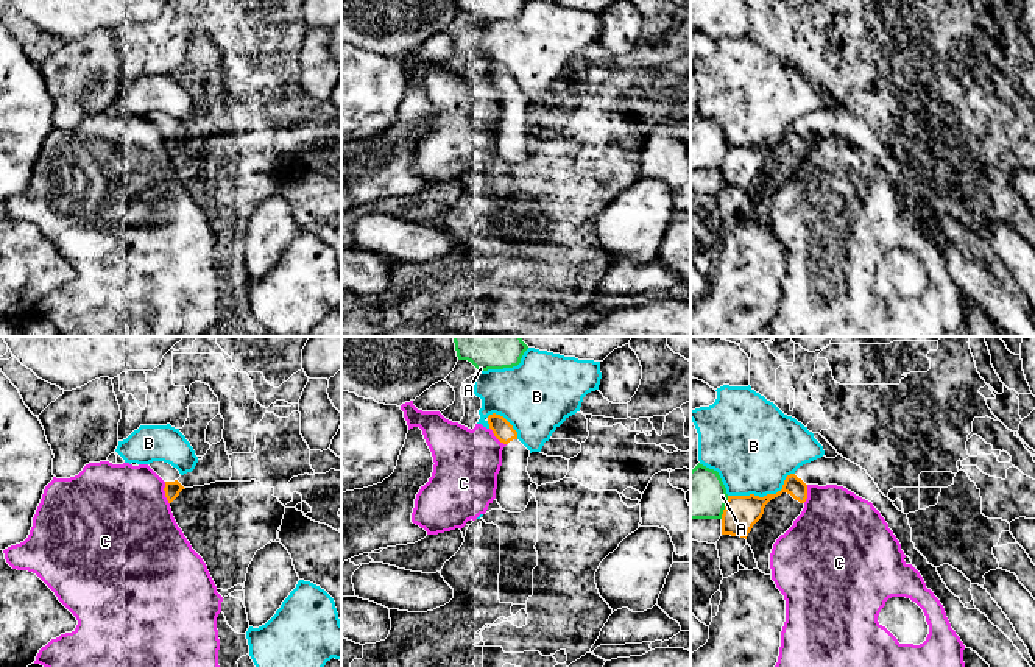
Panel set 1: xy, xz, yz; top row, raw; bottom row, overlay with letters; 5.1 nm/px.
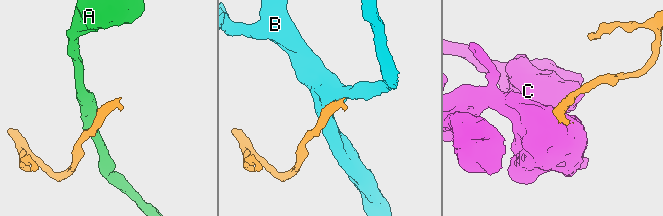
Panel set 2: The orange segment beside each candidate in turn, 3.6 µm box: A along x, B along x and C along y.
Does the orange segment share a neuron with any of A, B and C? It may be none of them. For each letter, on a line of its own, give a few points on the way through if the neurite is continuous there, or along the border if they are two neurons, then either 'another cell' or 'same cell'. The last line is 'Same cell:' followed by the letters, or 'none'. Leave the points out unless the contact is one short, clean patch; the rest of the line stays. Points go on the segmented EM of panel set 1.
A: another cell
B: another cell
C: another cell
Same cell: none

